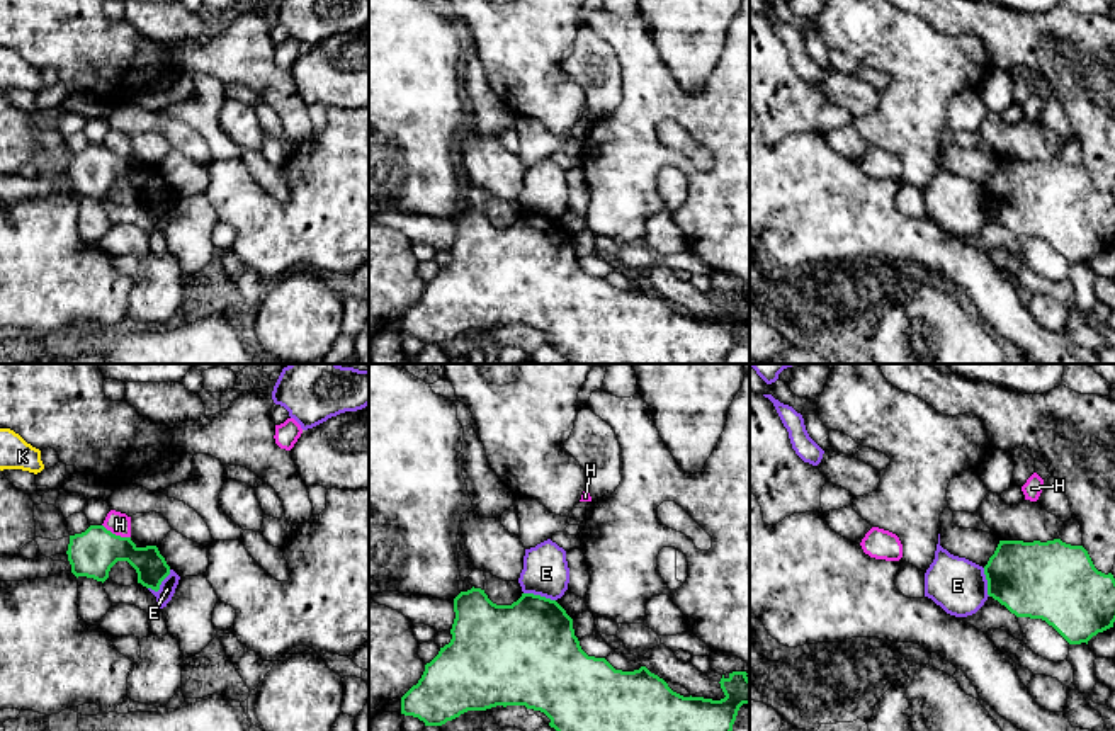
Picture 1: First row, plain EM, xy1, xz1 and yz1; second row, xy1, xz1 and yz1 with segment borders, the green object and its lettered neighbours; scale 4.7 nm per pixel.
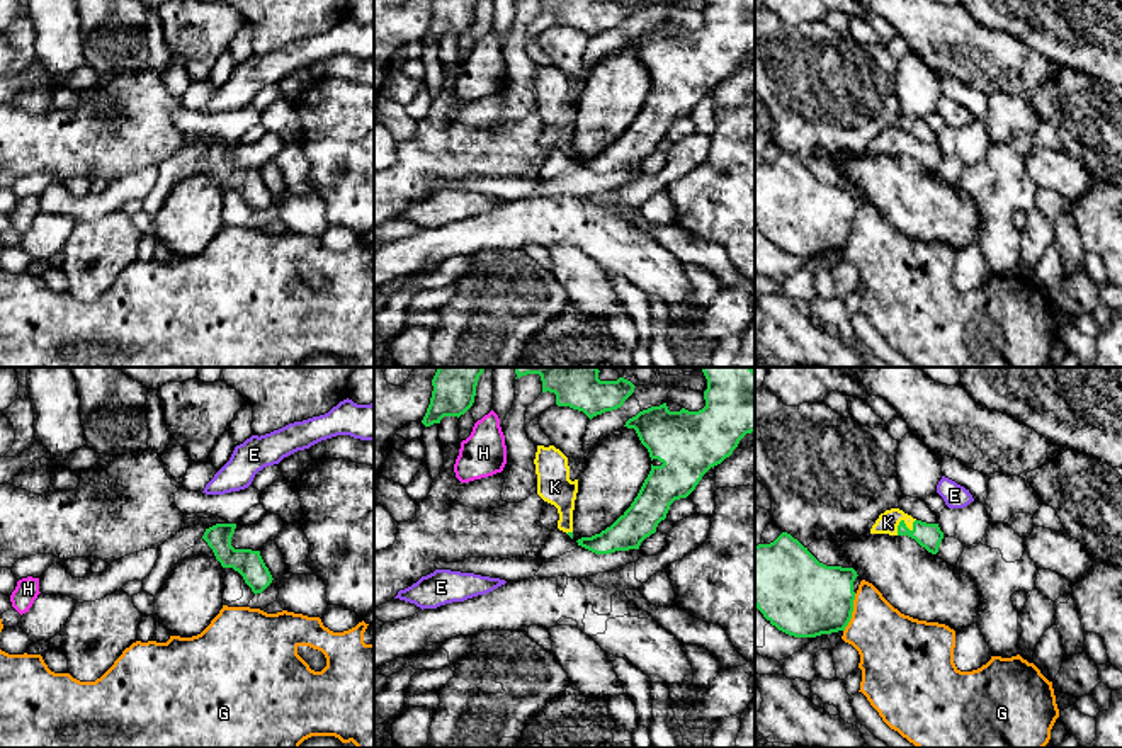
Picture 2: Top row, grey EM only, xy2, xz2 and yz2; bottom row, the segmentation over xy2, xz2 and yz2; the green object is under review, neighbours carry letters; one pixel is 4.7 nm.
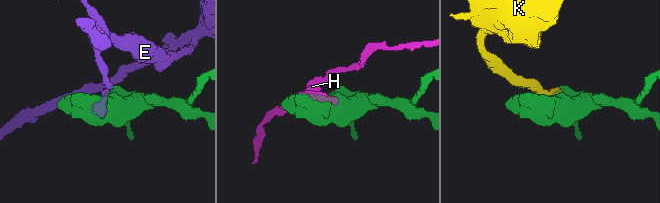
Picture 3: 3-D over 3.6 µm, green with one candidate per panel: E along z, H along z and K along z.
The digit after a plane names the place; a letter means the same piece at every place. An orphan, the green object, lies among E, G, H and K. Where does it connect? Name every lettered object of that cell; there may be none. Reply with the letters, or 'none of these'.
K

